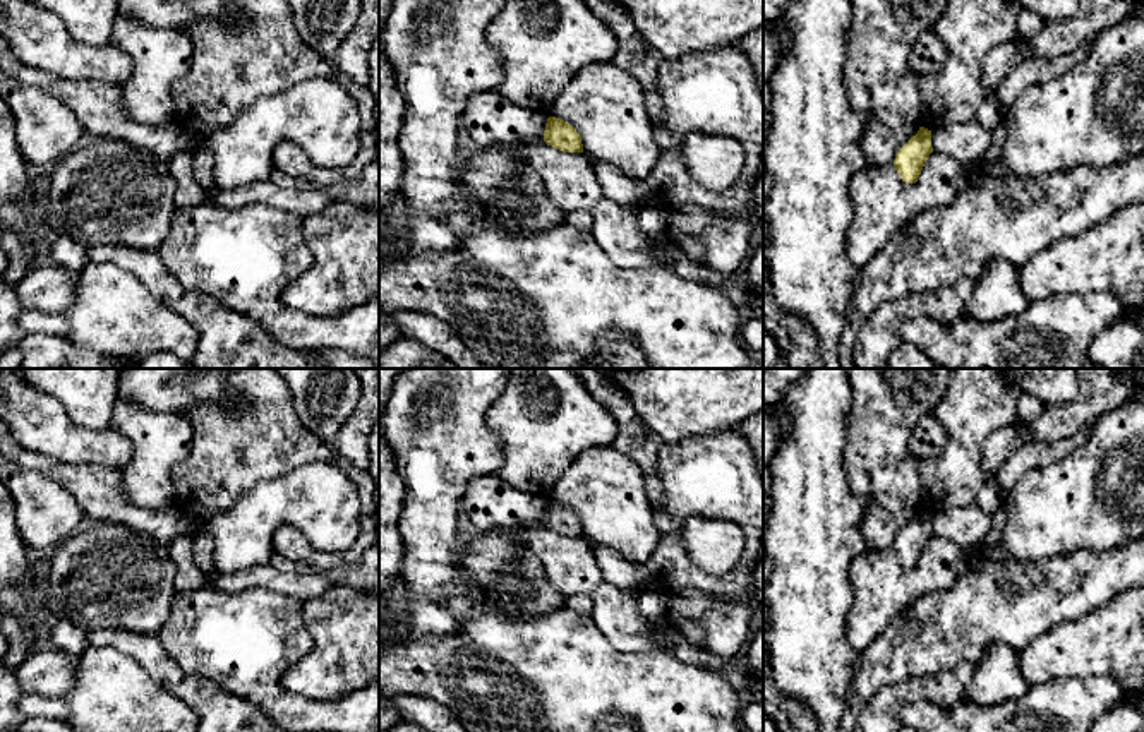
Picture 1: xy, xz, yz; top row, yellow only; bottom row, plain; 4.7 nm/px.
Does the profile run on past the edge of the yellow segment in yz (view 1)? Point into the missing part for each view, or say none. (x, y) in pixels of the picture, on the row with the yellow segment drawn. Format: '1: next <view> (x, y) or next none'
1: next none

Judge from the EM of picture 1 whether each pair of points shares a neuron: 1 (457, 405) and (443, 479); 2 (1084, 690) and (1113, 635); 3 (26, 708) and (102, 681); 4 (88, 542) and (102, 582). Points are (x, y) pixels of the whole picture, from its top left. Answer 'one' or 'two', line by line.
1: one
2: two
3: one
4: one

